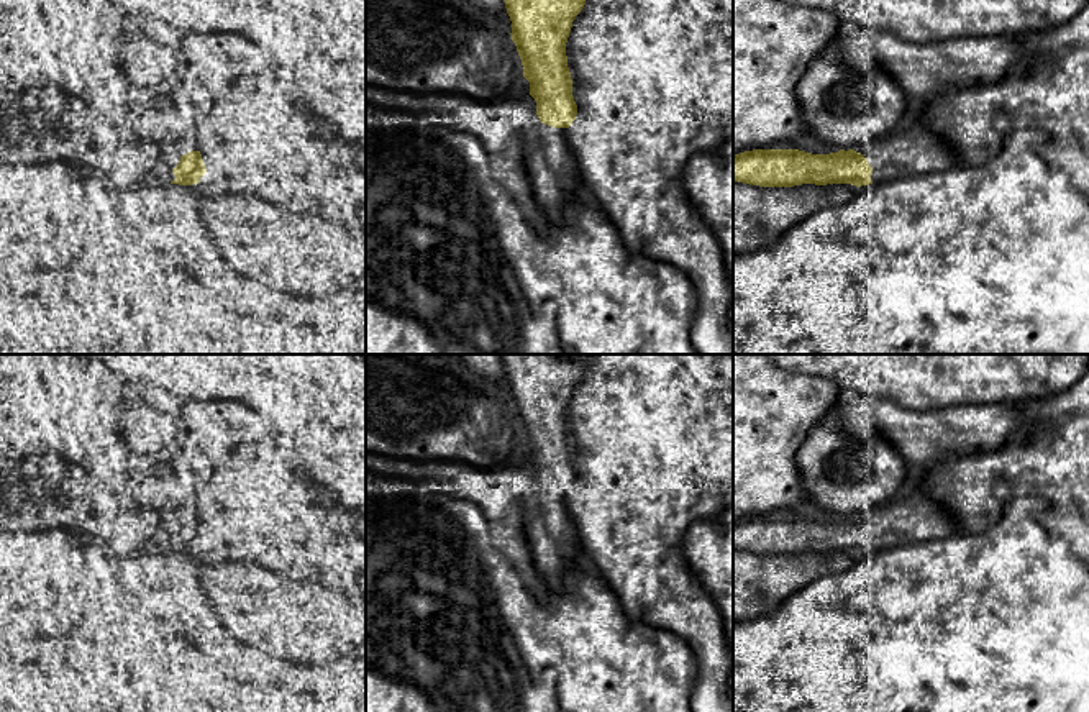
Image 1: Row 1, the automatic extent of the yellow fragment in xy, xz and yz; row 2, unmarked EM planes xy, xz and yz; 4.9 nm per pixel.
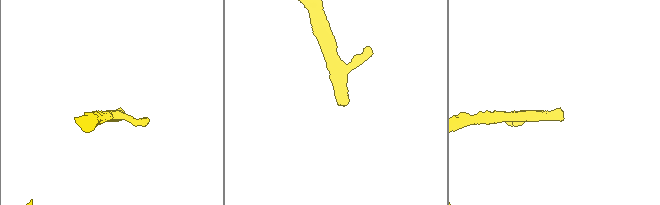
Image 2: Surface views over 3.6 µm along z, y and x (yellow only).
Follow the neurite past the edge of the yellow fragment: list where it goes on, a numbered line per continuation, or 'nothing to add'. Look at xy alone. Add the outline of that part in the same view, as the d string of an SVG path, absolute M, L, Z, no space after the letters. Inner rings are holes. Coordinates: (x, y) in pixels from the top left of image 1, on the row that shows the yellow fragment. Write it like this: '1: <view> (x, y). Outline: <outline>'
1: xy (171, 153). Outline: M194 138L161 146L161 162L156 171L156 180L172 182L175 179L172 169L179 164L180 157L190 151L198 151Z

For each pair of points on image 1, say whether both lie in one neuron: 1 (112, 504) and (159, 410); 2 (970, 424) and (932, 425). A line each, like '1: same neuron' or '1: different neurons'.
1: different neurons
2: same neuron

